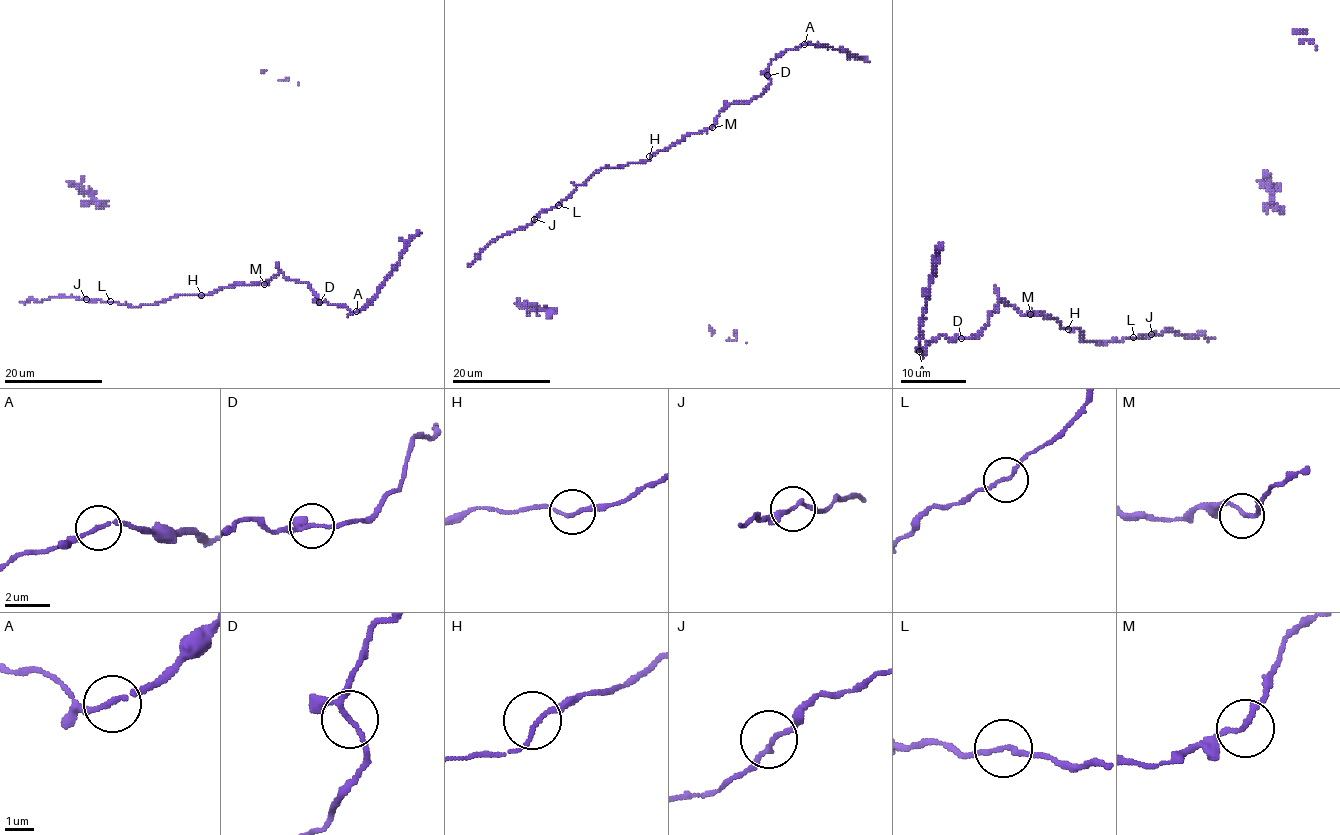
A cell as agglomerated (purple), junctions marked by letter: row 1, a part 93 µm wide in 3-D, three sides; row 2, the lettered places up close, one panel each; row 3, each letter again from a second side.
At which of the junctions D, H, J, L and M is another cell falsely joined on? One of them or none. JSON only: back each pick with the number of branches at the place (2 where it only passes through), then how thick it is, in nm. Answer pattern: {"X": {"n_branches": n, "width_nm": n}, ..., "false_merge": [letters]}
{"false_merge": []}

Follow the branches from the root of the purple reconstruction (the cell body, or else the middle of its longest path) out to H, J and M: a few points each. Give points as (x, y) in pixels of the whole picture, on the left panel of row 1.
H: (110, 301), (141, 306), (182, 294), (201, 295)
J: (110, 301), (86, 299)
M: (110, 301), (141, 306), (182, 294), (206, 295), (236, 284), (264, 284)

